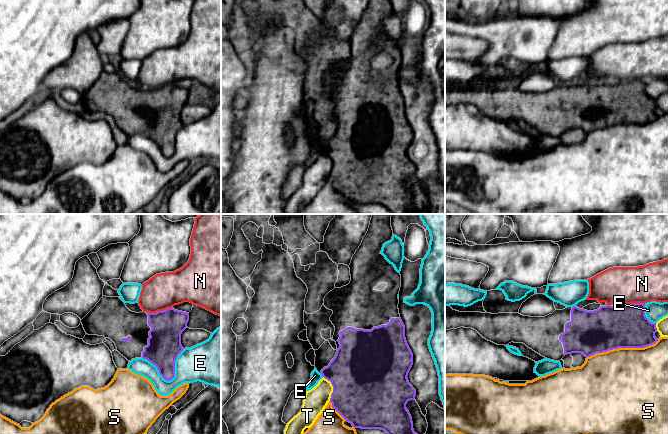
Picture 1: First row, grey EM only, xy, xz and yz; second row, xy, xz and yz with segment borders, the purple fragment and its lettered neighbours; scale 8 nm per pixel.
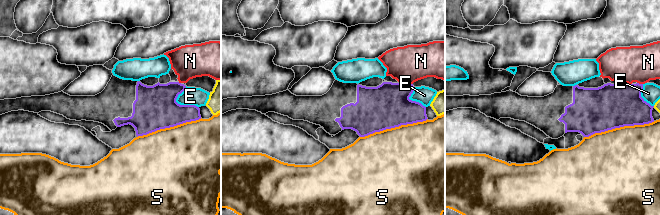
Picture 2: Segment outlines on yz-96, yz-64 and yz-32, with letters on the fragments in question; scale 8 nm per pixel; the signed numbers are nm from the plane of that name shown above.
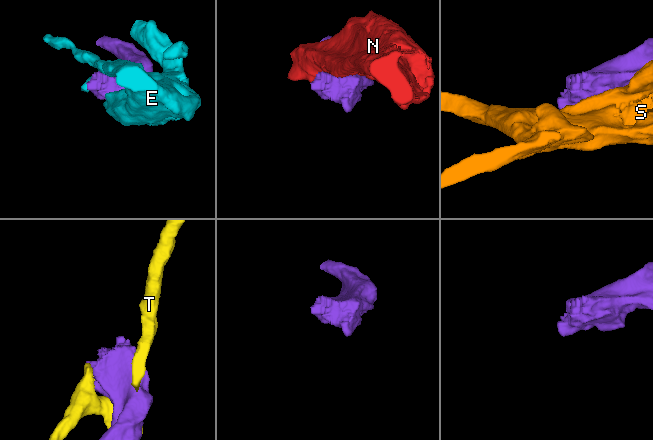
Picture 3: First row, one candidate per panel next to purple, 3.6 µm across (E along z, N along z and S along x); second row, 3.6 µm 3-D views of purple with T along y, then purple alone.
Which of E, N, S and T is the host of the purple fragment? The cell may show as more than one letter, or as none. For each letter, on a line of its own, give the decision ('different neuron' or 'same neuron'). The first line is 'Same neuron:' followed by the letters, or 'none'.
Same neuron: none
E: different neuron
N: different neuron
S: different neuron
T: different neuron

